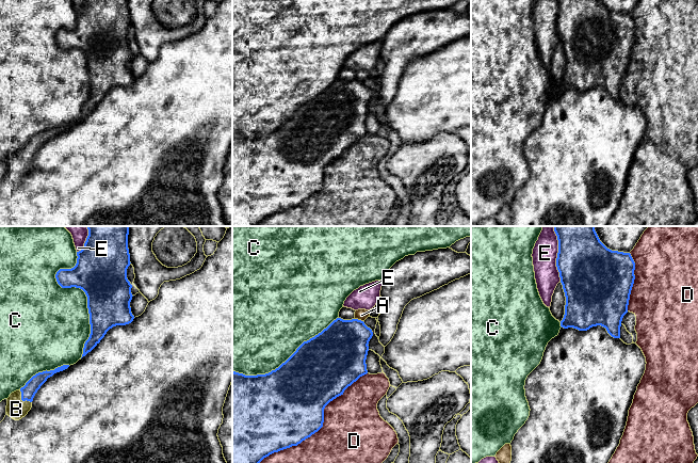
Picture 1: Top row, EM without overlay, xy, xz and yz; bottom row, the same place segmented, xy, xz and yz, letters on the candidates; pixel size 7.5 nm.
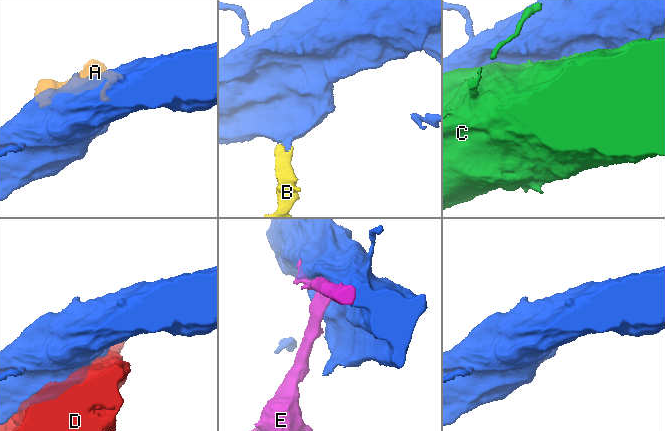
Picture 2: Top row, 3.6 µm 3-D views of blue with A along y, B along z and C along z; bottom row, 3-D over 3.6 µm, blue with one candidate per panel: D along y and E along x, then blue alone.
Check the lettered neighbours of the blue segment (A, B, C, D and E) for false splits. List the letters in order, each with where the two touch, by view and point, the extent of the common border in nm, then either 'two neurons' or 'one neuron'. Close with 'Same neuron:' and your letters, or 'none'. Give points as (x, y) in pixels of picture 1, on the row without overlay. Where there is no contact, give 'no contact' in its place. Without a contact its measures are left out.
A: xz (359, 81) | 70 nm | two neurons
B: xy (21, 160) | 140 nm | one neuron
C: xy (83, 51) | 800 nm | two neurons
D: xz (320, 189) | 1100 nm | two neurons
E: yz (556, 21) | 320 nm | two neurons
Same neuron: B

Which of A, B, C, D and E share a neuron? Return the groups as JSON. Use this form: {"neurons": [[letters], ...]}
{"neurons": [["A"], ["B"], ["C"], ["D"], ["E"]]}

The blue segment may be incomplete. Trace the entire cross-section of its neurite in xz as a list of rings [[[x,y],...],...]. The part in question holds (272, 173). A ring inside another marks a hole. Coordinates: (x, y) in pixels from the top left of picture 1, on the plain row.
[[[337,79],[321,94],[304,102],[278,129],[265,135],[232,133],[232,226],[258,226],[274,213],[297,207],[318,193],[324,183],[325,167],[368,134],[367,116],[373,93],[358,80]]]

